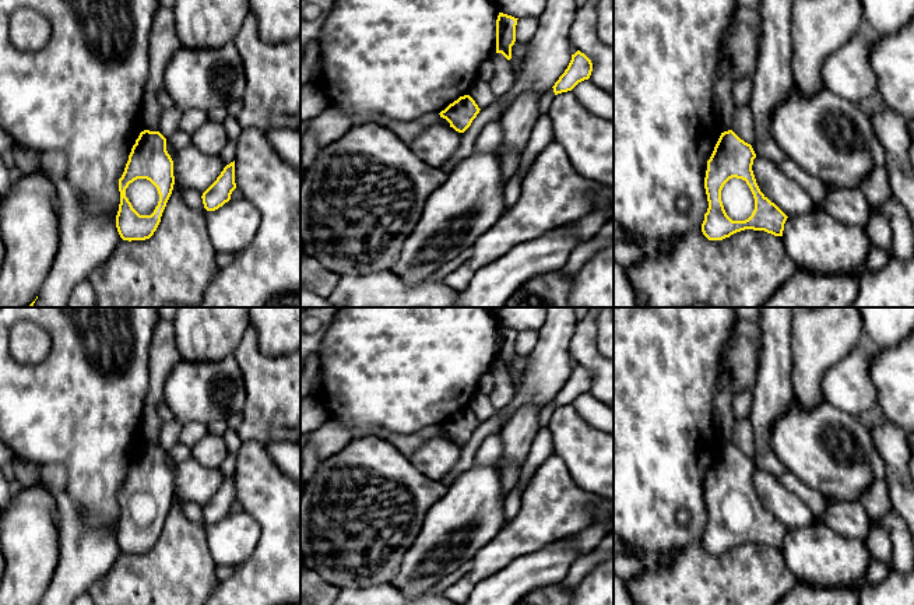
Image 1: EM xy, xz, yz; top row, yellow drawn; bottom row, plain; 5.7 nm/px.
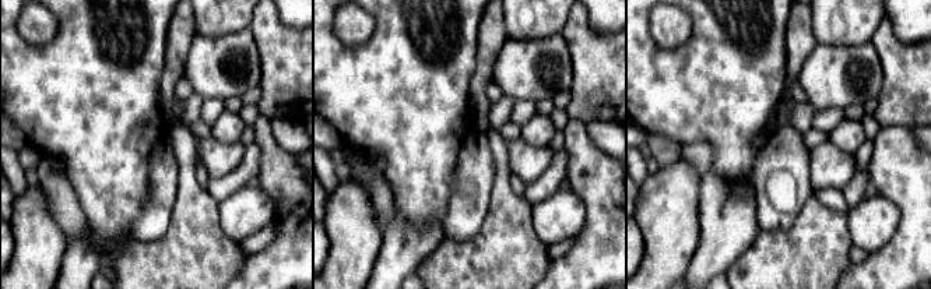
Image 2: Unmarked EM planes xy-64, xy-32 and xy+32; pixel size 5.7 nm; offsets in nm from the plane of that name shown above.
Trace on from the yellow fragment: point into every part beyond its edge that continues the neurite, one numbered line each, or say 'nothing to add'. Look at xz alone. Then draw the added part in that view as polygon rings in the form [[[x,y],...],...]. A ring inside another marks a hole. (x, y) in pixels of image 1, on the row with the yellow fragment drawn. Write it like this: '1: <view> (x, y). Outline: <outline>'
nothing to add

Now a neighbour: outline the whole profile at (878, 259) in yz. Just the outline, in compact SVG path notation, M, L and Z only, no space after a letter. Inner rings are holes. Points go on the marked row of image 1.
M871 246L868 258L866 258L866 270L868 271L879 271L887 265L892 260L892 256L878 246Z

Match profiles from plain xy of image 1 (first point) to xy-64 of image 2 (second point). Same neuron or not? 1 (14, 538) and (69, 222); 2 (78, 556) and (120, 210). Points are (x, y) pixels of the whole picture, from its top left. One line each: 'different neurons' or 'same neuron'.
1: different neurons
2: different neurons

